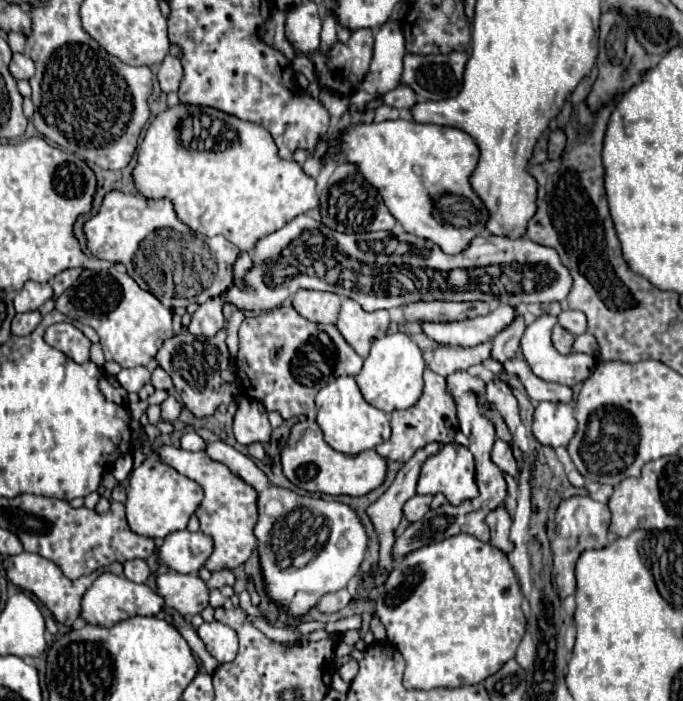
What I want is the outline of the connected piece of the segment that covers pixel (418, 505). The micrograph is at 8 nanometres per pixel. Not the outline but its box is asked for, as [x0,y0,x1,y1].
[404,494,432,522]

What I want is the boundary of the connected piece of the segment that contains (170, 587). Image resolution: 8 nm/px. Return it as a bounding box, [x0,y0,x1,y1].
[156,570,208,616]

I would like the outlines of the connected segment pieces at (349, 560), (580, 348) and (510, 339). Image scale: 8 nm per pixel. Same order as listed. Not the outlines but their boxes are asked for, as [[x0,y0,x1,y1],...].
[[206,442,368,618],[574,334,598,354],[490,314,526,362]]

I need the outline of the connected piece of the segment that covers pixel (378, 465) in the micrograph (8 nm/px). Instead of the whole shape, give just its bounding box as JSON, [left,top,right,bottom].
[282,418,386,496]

